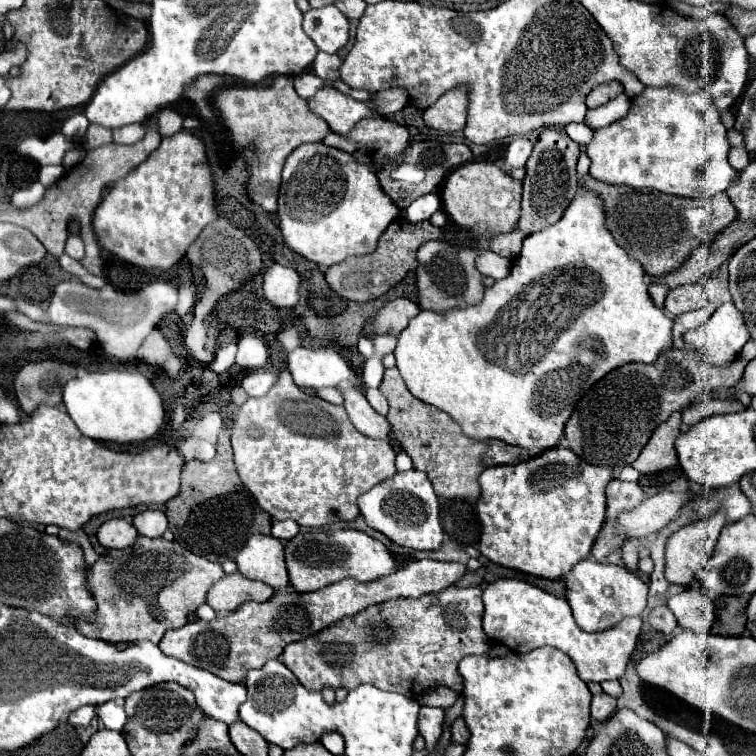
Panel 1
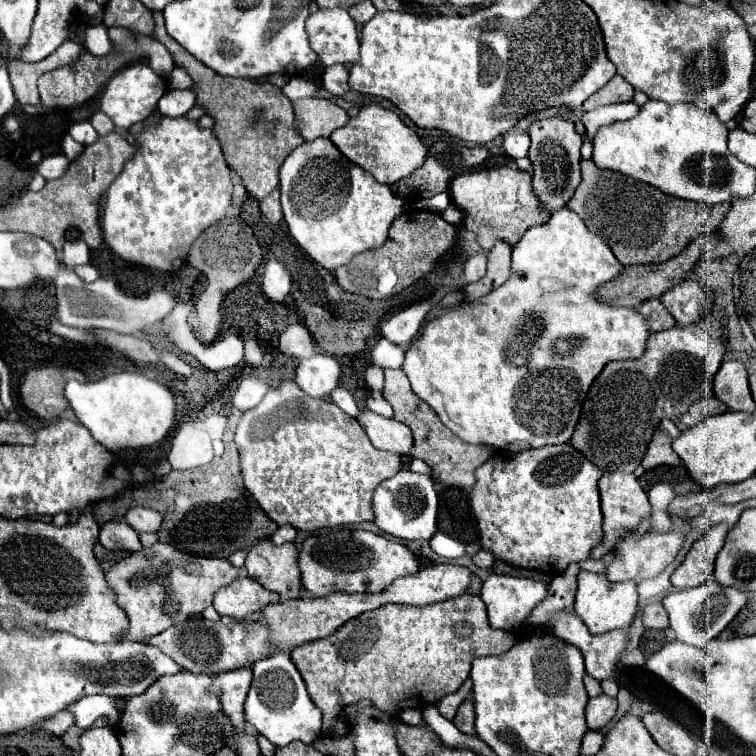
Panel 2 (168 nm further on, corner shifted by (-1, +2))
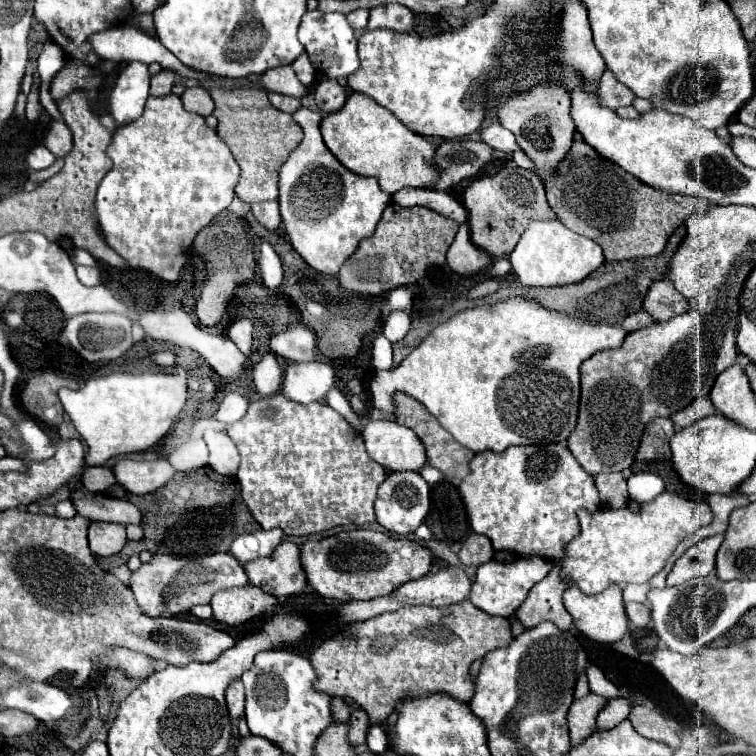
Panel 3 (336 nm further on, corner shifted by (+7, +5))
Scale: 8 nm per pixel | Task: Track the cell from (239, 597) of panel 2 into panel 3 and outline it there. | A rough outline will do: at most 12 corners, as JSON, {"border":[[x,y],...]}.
{"border":[[256,586],[216,592],[218,622],[238,626],[278,600]]}

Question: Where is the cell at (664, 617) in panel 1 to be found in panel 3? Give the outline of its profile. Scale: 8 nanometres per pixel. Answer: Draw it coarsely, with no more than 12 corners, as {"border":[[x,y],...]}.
{"border":[[638,602],[626,604],[632,626],[646,628],[650,624],[650,608]]}

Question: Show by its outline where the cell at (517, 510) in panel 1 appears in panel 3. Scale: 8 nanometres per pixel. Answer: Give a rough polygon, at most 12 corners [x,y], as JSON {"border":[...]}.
{"border":[[560,444],[480,452],[460,494],[496,550],[552,562],[600,508]]}

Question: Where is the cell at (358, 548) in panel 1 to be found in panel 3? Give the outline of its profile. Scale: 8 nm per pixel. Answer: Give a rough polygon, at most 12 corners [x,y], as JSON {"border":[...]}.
{"border":[[374,530],[308,540],[310,586],[374,600],[430,574],[432,552]]}

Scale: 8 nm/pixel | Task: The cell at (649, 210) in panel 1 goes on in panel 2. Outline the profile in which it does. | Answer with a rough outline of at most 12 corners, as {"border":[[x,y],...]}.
{"border":[[582,161],[568,207],[622,265],[664,263],[730,203]]}

